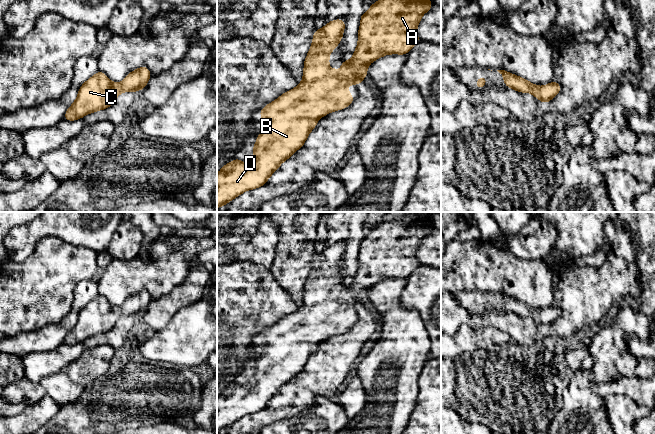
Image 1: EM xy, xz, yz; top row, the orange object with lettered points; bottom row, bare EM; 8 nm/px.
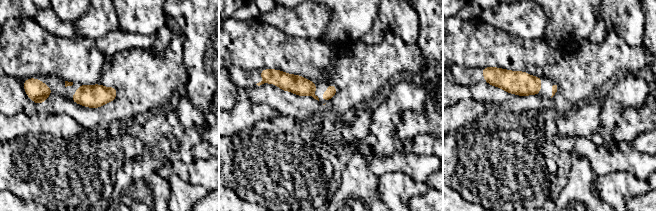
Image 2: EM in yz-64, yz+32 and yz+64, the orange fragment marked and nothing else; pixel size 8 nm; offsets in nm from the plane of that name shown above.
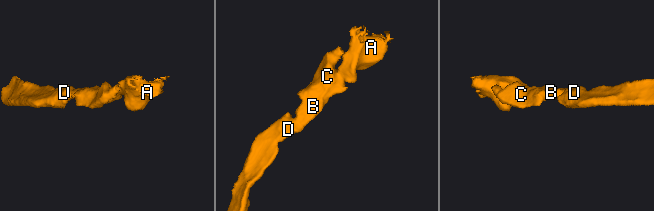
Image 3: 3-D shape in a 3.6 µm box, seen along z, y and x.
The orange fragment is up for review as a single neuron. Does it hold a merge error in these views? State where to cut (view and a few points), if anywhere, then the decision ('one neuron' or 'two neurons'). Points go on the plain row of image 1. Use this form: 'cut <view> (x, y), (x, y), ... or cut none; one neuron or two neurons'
cut none; one neuron

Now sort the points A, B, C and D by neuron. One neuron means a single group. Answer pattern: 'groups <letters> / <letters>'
groups A B C D

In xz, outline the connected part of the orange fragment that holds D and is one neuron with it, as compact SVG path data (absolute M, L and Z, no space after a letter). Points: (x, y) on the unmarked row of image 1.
M423 215L417 221L396 221L392 218L372 228L365 238L360 239L358 269L350 285L342 284L341 296L329 292L329 279L342 264L346 247L335 243L327 246L323 253L316 253L304 285L303 305L259 334L265 351L253 369L252 387L248 390L235 382L222 390L217 398L217 432L223 431L246 414L265 409L277 392L304 369L321 341L351 329L355 322L349 317L347 308L362 307L371 286L389 278L407 279L420 265L416 253L423 238L433 230L429 225L429 217Z

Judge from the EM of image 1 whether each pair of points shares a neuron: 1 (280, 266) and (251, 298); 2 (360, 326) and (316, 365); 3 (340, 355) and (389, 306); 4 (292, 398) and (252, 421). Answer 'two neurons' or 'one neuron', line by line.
1: two neurons
2: one neuron
3: two neurons
4: one neuron

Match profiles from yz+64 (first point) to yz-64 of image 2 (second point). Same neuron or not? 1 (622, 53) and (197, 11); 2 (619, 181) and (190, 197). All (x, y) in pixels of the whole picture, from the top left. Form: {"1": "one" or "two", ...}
{"1": "two", "2": "one"}

